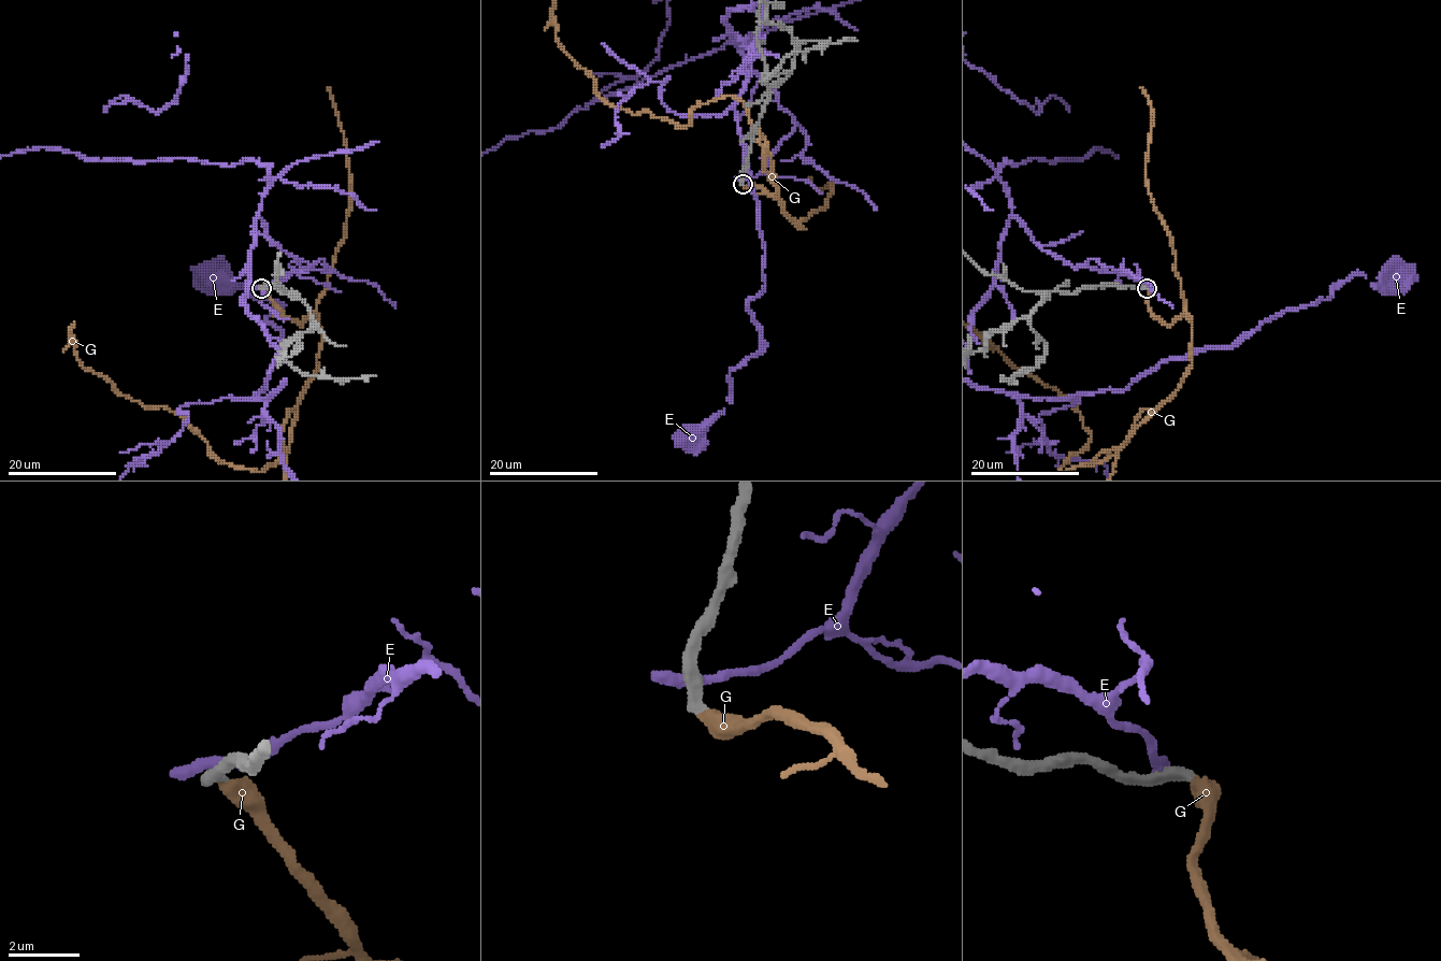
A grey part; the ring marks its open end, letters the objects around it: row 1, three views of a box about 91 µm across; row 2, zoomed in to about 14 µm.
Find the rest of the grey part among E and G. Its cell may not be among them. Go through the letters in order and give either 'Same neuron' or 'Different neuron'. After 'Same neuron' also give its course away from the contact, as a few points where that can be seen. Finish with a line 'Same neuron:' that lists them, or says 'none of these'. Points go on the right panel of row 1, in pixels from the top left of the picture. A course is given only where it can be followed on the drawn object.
E: Different neuron
G: Same neuron. Its course: (1147, 288), (1191, 321), (1191, 368), (1062, 470), (1076, 406)
Same neuron: G

